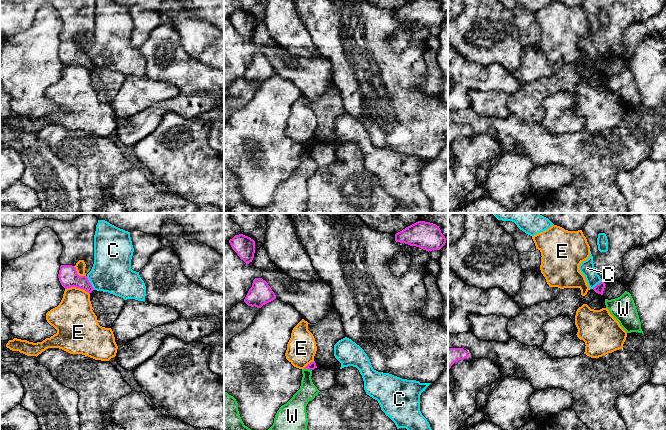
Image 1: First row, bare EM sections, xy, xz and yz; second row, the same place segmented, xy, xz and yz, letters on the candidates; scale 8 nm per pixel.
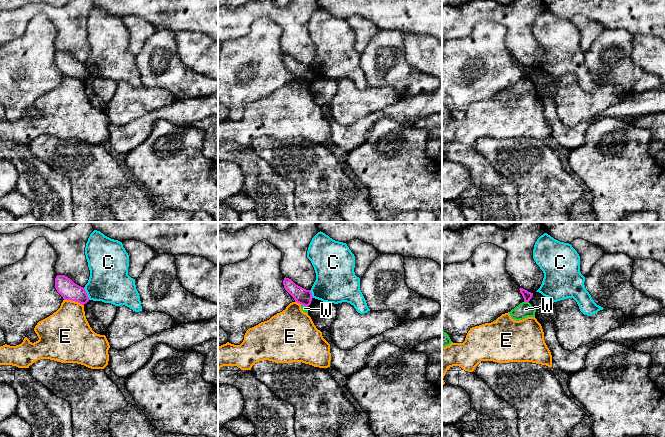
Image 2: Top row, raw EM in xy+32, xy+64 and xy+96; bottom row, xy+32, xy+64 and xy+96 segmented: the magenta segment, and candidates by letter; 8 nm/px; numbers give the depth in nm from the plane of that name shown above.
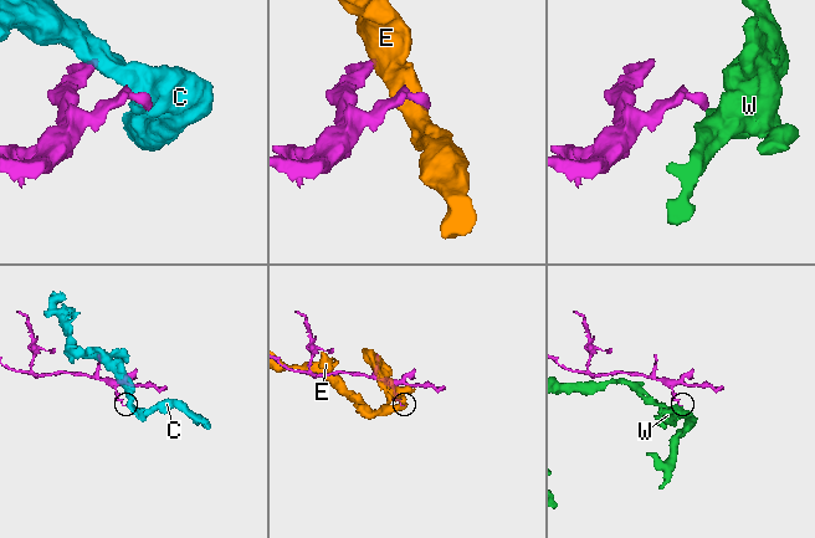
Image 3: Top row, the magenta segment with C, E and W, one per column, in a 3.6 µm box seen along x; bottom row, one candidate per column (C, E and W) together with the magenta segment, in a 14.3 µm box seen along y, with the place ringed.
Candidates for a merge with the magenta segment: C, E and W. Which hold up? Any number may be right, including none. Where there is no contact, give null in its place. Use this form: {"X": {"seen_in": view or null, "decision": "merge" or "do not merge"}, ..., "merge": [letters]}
{"C": {"seen_in": "xy", "decision": "do not merge"}, "E": {"seen_in": "xy", "decision": "do not merge"}, "W": {"seen_in": "xz", "decision": "do not merge"}, "merge": []}

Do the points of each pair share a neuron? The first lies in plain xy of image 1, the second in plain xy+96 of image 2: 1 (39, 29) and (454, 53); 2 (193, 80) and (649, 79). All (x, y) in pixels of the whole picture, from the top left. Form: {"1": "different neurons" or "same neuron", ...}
{"1": "same neuron", "2": "same neuron"}

